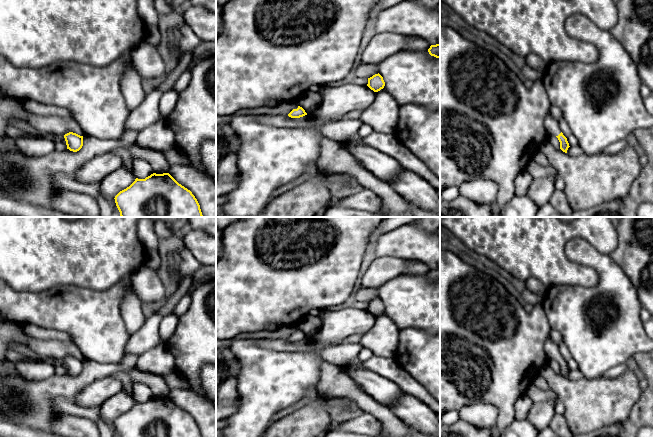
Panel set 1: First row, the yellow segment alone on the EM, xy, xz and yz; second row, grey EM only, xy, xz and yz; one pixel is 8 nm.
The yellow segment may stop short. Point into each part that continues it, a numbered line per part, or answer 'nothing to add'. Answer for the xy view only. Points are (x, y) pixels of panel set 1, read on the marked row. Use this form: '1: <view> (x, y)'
nothing to add

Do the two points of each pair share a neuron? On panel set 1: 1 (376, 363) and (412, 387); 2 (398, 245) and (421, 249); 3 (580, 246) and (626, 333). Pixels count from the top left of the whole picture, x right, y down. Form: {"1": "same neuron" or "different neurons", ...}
{"1": "same neuron", "2": "same neuron", "3": "same neuron"}

